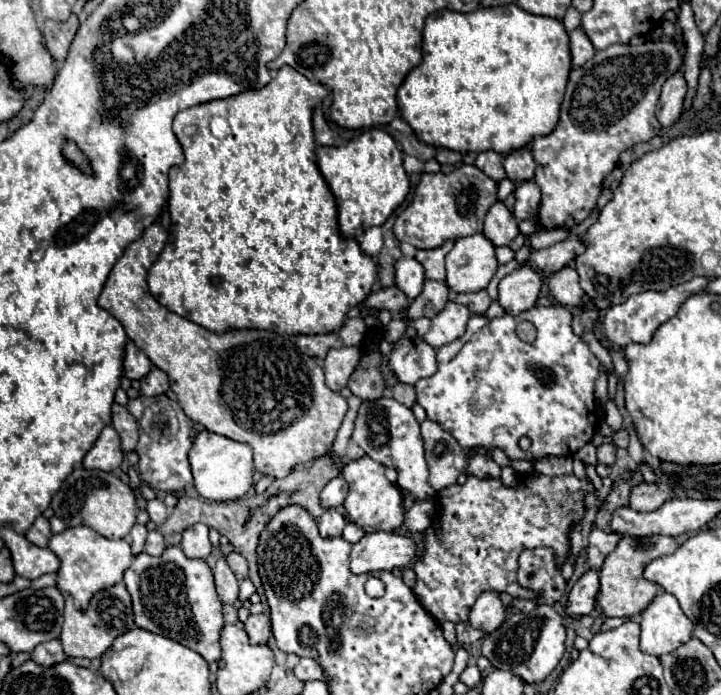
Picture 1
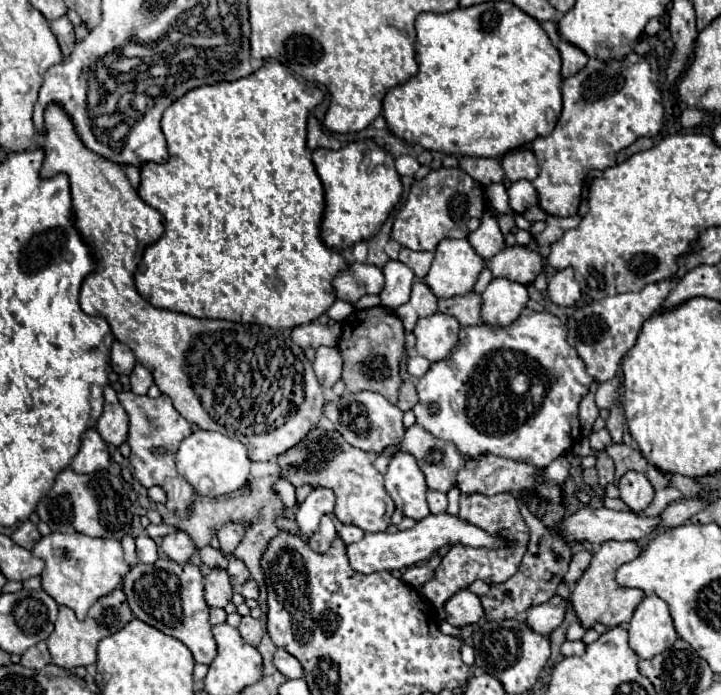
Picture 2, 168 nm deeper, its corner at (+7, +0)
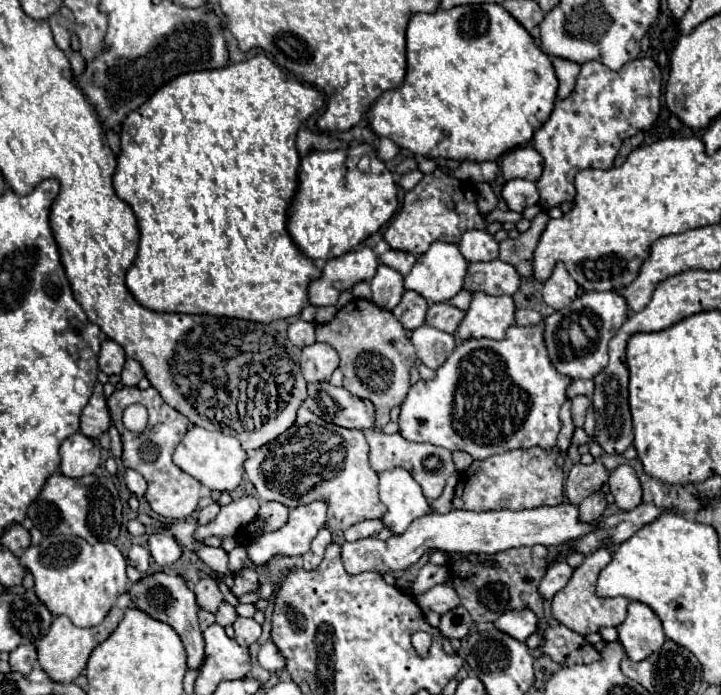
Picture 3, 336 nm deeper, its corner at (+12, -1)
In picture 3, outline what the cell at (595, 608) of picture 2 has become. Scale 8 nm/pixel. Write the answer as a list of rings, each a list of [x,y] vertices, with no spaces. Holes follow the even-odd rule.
[[[600,548],[600,550],[592,552],[592,554],[588,554],[584,558],[584,562],[574,570],[570,582],[560,592],[554,594],[554,598],[552,598],[552,616],[560,624],[568,626],[570,630],[574,630],[574,632],[578,632],[582,636],[588,636],[592,632],[598,632],[604,626],[616,628],[616,626],[620,626],[624,622],[628,600],[626,598],[600,598],[600,596],[596,596],[596,588],[594,588],[600,570],[610,560],[612,560],[612,554],[606,548]]]

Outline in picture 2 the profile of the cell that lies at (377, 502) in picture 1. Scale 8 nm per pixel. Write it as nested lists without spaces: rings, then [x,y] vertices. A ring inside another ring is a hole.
[[[313,427],[311,433],[293,449],[279,457],[279,465],[285,477],[295,485],[309,483],[313,487],[327,487],[335,491],[335,517],[345,525],[355,525],[369,531],[385,531],[391,525],[393,515],[393,499],[385,493],[383,475],[373,467],[373,459],[369,453],[351,447],[337,431],[325,433],[319,427]]]

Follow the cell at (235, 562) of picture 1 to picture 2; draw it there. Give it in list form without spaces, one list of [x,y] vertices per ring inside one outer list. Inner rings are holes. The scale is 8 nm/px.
[[[231,559],[231,561],[229,561],[227,573],[229,573],[229,579],[231,579],[233,589],[239,589],[239,587],[249,579],[249,569],[247,569],[245,563],[239,561],[239,559]]]

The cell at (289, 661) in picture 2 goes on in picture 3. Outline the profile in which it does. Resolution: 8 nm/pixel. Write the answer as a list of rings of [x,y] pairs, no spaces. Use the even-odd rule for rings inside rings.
[[[268,640],[266,644],[260,646],[258,662],[260,662],[262,668],[266,668],[266,670],[270,670],[270,672],[276,672],[276,670],[284,670],[284,668],[286,668],[286,660],[284,660],[284,656],[276,650],[276,646],[272,644],[272,640]]]

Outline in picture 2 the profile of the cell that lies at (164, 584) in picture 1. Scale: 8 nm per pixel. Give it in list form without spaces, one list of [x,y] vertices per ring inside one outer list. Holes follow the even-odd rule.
[[[157,559],[153,565],[133,565],[121,583],[129,607],[137,619],[179,639],[189,647],[197,663],[209,665],[217,657],[217,643],[209,625],[209,605],[203,599],[203,573],[197,565]]]

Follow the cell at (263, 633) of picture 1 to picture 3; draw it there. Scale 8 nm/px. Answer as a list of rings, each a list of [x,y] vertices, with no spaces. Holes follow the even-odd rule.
[[[238,616],[234,622],[234,632],[236,632],[236,642],[244,648],[248,648],[250,644],[254,644],[260,638],[260,624],[254,618],[242,618]]]

